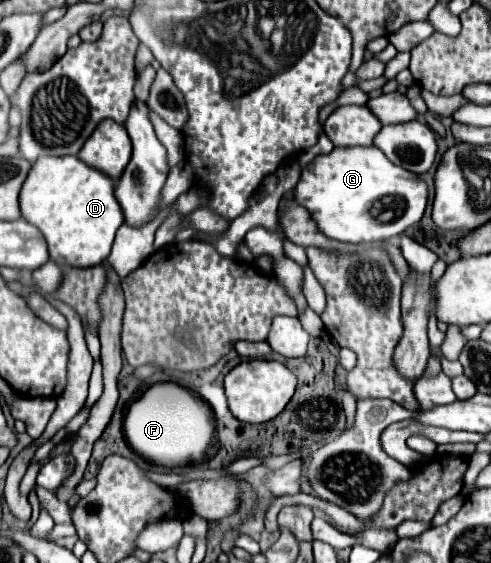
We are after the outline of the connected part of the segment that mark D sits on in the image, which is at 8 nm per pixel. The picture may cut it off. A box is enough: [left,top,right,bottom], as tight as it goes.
[19,156,125,268]

